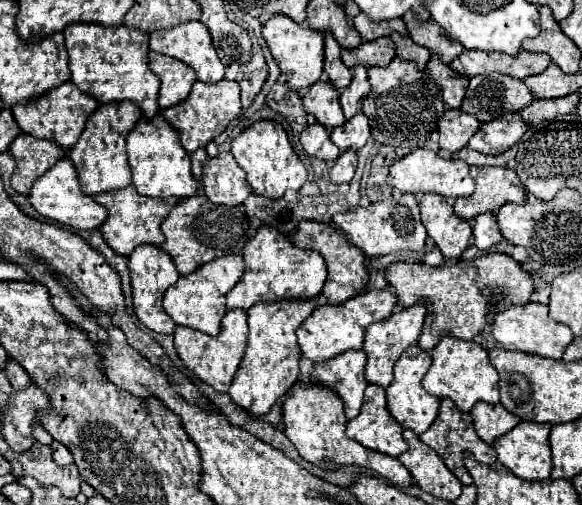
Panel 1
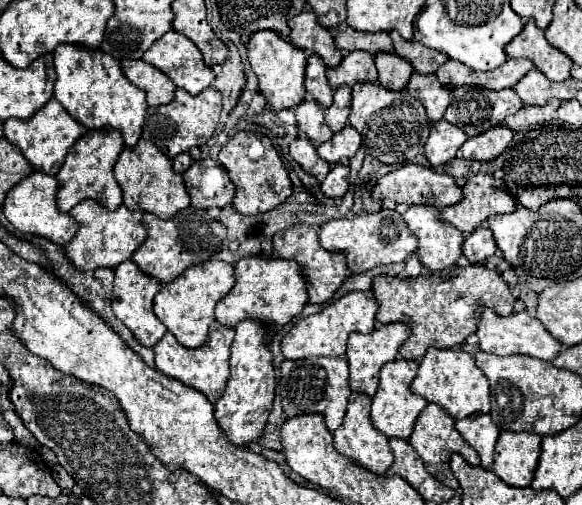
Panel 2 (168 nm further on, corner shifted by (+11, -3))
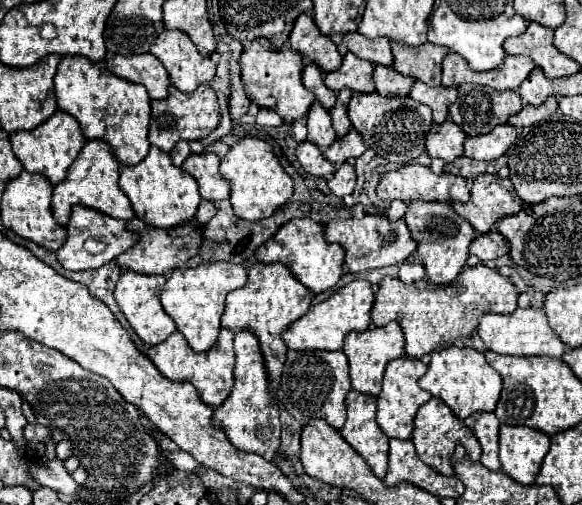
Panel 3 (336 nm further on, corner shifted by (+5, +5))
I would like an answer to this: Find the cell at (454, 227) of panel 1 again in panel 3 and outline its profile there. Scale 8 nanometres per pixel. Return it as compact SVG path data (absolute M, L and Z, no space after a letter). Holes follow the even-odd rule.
M415 200L409 204L405 222L411 232L411 238L417 242L417 252L425 266L427 278L437 286L451 284L467 262L469 244L475 240L473 226L463 216L459 216L451 204L423 200Z

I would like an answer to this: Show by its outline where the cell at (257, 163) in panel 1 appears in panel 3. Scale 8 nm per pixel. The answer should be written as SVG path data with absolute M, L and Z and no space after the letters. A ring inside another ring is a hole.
M245 138L235 144L227 156L221 160L219 174L231 184L231 206L233 212L249 222L257 222L269 218L279 206L283 206L293 194L293 180L281 168L273 148L259 138Z

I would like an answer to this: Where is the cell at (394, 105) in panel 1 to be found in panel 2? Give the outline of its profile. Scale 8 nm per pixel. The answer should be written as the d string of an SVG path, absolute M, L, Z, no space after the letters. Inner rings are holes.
M357 82L353 86L349 124L361 134L363 146L371 156L403 156L403 164L423 152L431 122L425 118L425 108L407 90L385 90L377 82Z

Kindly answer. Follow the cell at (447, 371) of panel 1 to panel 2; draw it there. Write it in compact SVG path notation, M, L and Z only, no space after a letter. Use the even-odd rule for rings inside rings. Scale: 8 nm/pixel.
M429 348L419 364L419 374L411 382L411 390L423 396L427 402L433 402L445 408L455 420L471 414L479 414L479 412L485 414L489 412L489 406L491 406L489 382L485 374L477 368L475 358L465 350Z

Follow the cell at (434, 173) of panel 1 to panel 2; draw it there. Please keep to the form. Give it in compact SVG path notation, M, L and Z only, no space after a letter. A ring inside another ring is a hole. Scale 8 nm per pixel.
M407 164L395 172L385 174L383 178L377 180L371 195L374 199L389 199L397 204L405 202L405 204L431 204L431 206L451 206L451 204L461 202L461 198L463 198L463 192L455 184L453 176L449 176L445 172L437 172L427 166L419 166L419 164Z

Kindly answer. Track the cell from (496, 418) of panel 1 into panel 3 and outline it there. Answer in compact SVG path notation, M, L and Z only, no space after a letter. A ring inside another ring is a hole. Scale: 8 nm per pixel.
M477 412L477 414L471 414L469 418L465 418L465 426L477 436L477 440L481 444L481 450L483 450L481 464L487 466L489 470L501 470L501 462L497 458L497 452L499 452L497 416L493 412Z

